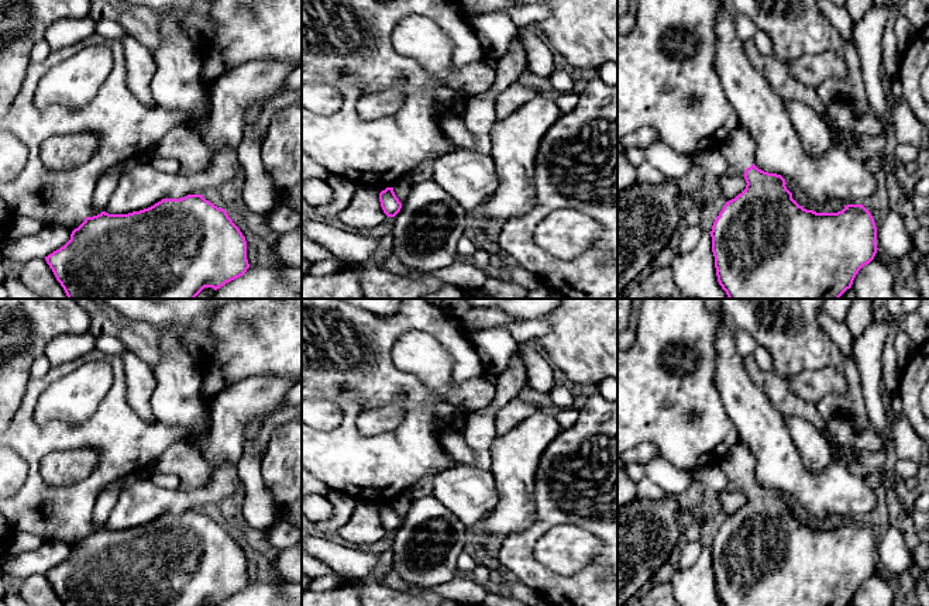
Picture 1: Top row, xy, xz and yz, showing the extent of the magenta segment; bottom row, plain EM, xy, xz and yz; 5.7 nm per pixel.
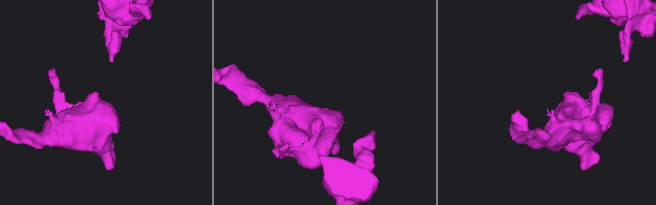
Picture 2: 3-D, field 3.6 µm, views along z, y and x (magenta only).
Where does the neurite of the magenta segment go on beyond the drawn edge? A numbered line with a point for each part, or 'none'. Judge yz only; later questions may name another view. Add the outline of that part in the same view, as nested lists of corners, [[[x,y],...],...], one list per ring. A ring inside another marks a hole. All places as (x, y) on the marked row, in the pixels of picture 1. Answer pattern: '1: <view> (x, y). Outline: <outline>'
1: yz (737, 150). Outline: [[[740,127],[732,130],[718,148],[727,163],[727,171],[723,176],[743,176],[746,169],[754,163],[756,142],[750,134]]]

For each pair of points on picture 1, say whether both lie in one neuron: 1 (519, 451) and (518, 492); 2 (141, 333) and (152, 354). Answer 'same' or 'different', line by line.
1: same
2: same

